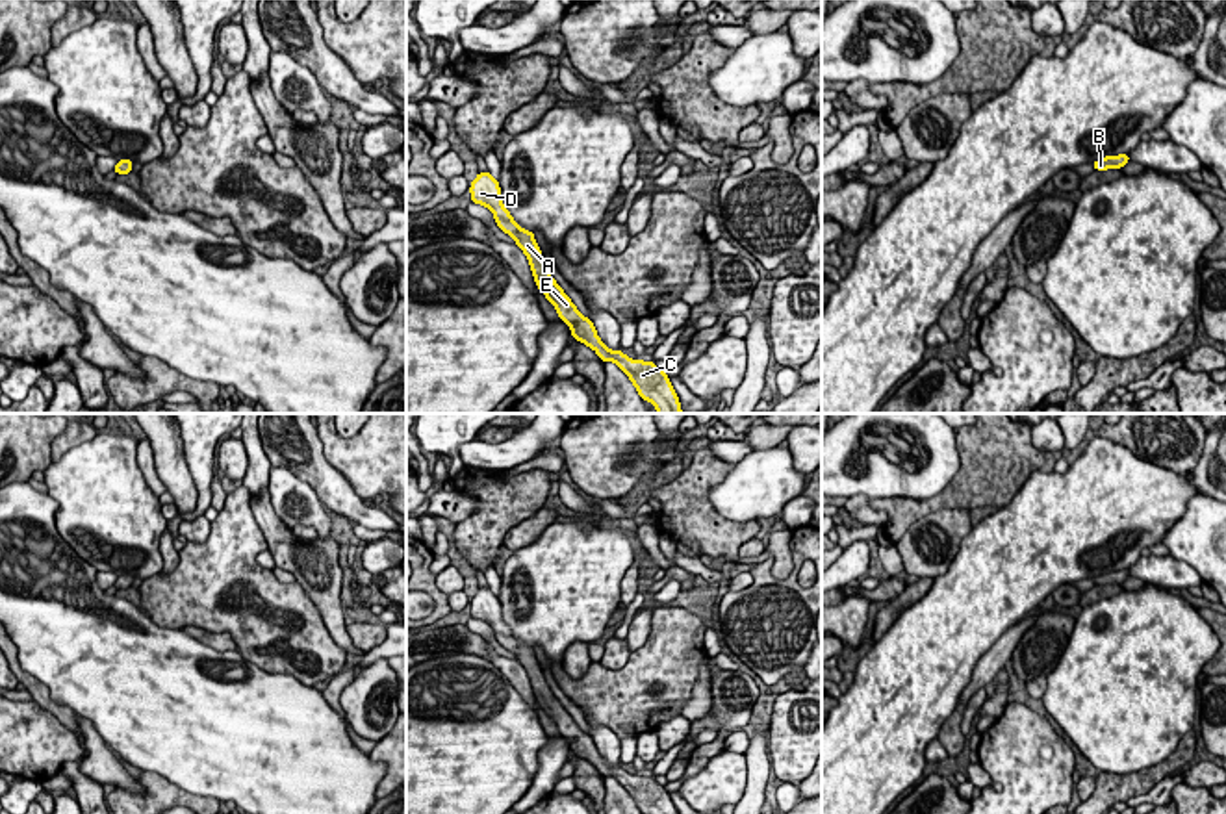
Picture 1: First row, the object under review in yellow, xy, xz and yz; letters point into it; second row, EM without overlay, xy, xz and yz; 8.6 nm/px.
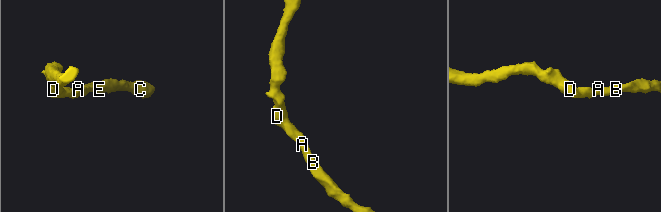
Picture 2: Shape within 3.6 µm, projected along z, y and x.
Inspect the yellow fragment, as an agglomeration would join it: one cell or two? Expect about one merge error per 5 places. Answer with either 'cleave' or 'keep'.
keep

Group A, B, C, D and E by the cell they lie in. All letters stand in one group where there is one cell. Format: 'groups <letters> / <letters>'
groups A B C D E

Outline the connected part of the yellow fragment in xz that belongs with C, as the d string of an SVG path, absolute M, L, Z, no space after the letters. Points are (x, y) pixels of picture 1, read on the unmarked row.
M479 588L469 603L471 617L486 621L497 642L516 655L525 668L534 697L547 716L556 723L560 736L571 744L571 751L597 768L603 777L614 777L631 794L642 814L679 814L670 792L655 777L631 775L621 766L610 766L599 755L595 742L571 718L571 714L555 697L543 679L543 671L534 649L523 645L503 621L499 597L490 588Z

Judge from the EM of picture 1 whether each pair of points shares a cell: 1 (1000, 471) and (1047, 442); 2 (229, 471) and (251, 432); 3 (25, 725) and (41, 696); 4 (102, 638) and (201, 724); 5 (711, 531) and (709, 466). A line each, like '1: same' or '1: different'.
1: different
2: different
3: different
4: same
5: same

